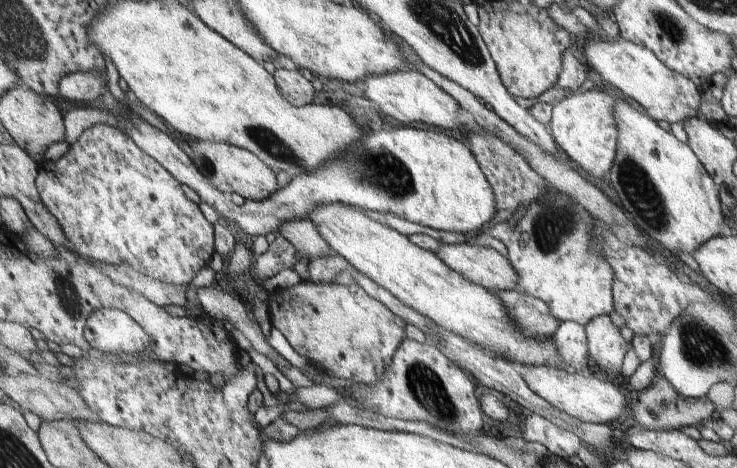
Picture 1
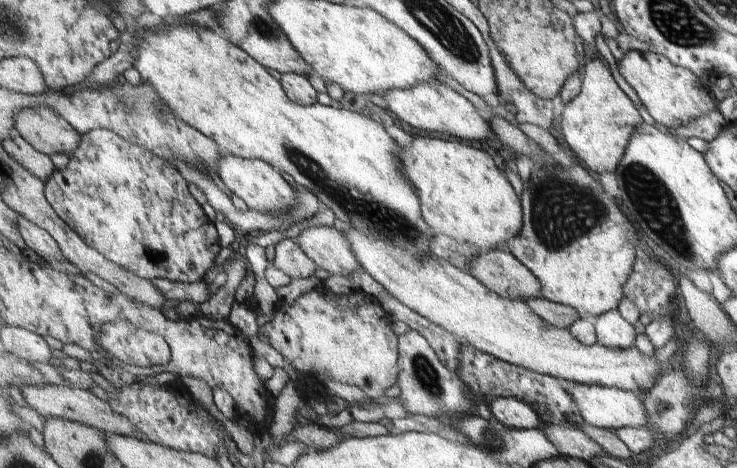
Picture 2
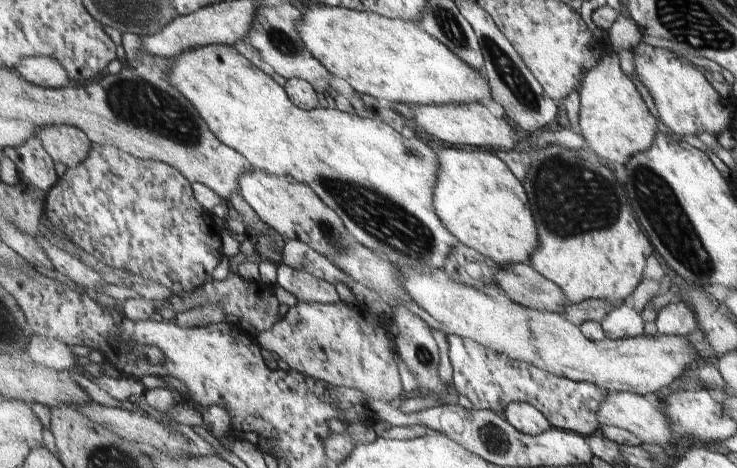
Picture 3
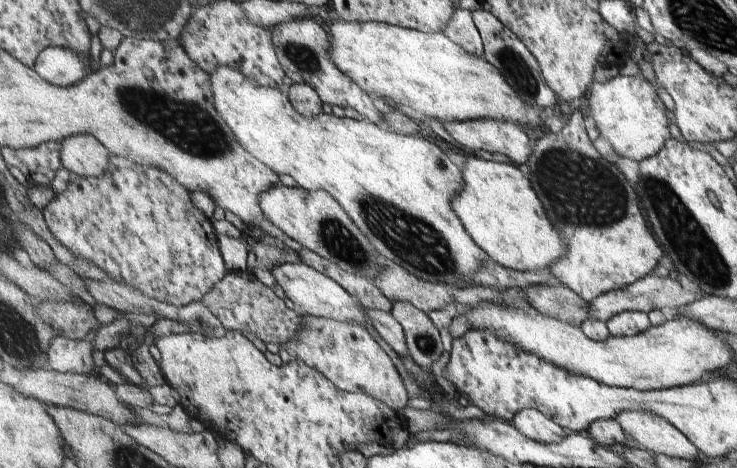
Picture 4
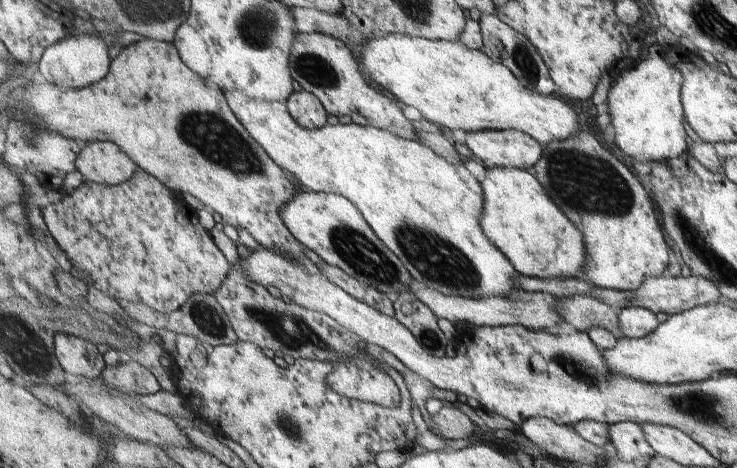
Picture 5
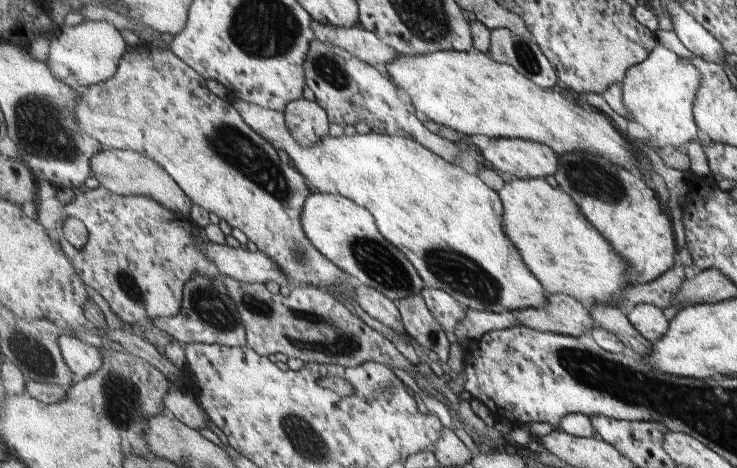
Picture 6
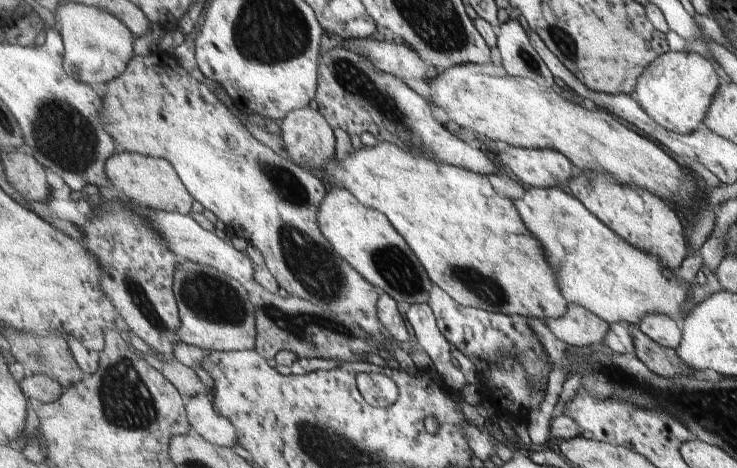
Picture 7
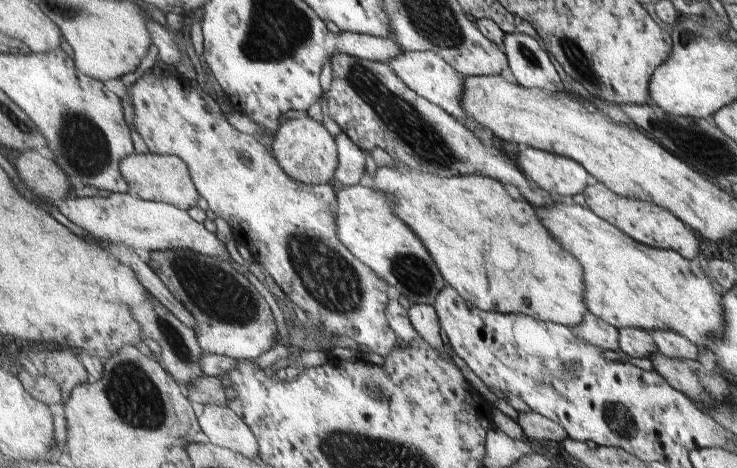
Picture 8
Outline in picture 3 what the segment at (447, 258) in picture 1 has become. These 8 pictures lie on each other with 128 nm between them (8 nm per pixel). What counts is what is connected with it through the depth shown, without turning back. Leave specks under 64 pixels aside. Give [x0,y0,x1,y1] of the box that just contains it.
[496,264,568,314]

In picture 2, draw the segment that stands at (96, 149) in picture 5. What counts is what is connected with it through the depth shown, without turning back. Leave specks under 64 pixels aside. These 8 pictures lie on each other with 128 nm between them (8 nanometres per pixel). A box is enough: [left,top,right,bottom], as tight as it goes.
[16,107,82,157]

